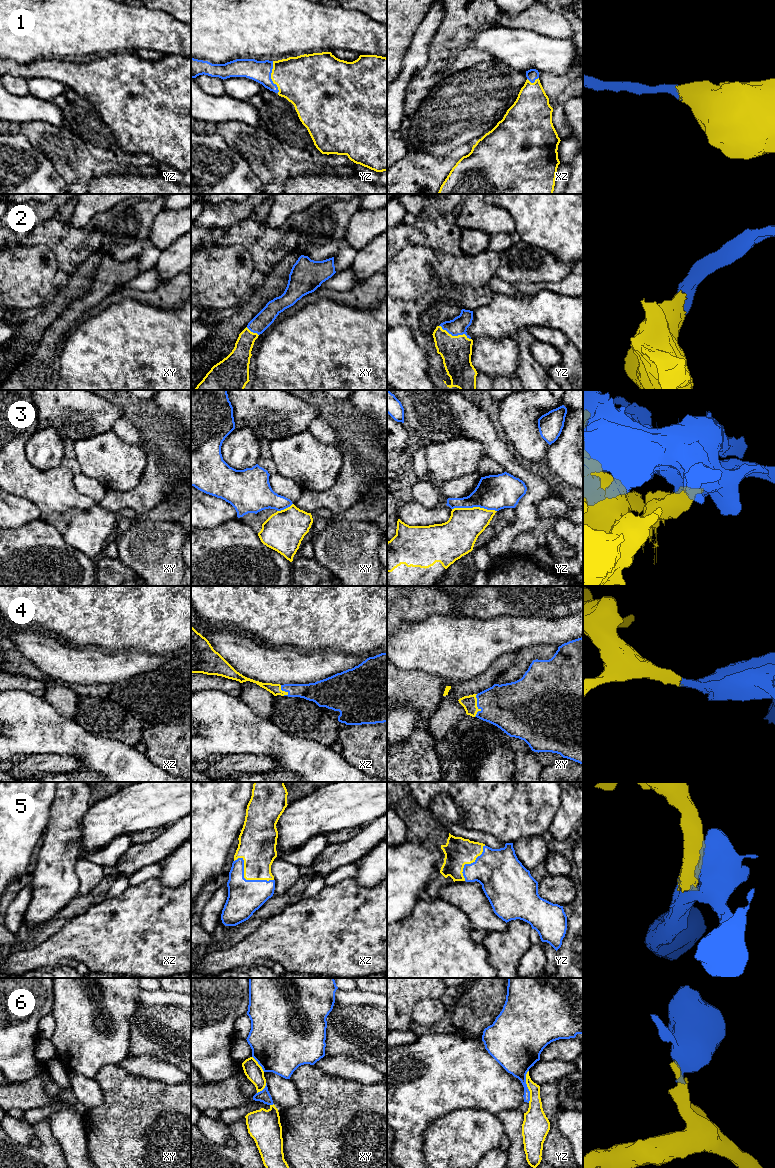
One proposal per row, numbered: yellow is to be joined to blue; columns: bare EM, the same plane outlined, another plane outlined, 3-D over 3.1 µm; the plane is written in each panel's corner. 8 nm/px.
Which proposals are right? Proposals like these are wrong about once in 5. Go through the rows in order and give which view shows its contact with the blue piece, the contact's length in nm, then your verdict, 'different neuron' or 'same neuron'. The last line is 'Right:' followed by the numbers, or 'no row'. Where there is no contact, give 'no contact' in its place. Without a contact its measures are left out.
1: yz | 260 nm | same neuron
2: yz | 280 nm | same neuron
3: yz | 360 nm | same neuron
4: xy | 190 nm | same neuron
5: xz | 360 nm | same neuron
6: yz | 260 nm | different neuron
Right: 1, 2, 3, 4, 5

